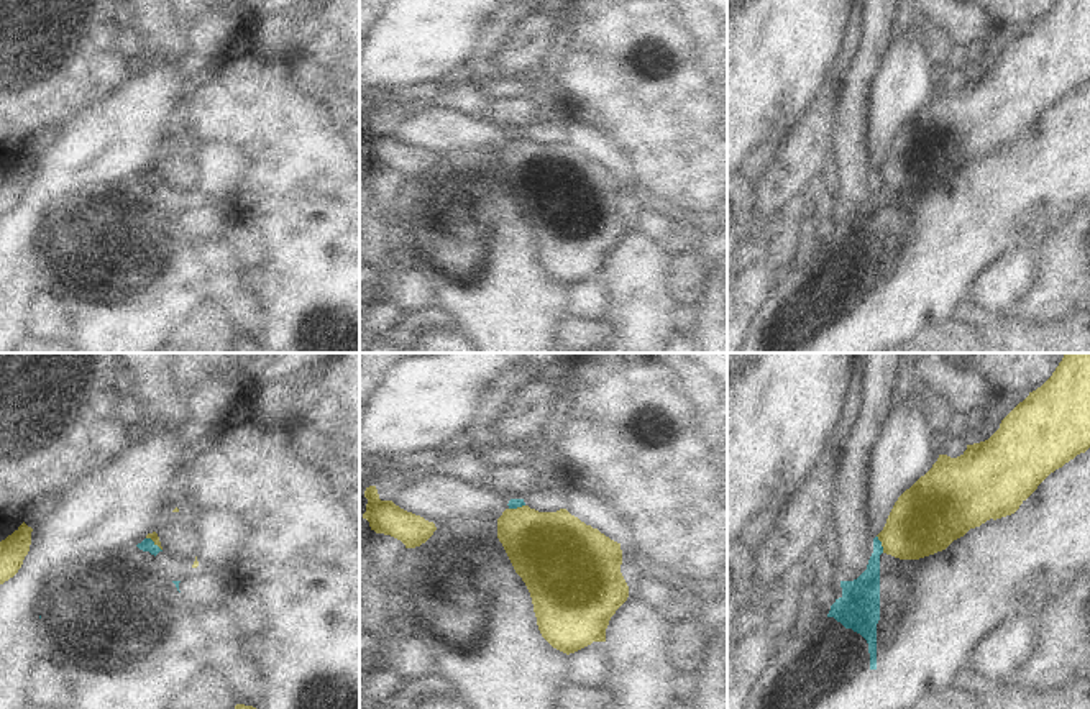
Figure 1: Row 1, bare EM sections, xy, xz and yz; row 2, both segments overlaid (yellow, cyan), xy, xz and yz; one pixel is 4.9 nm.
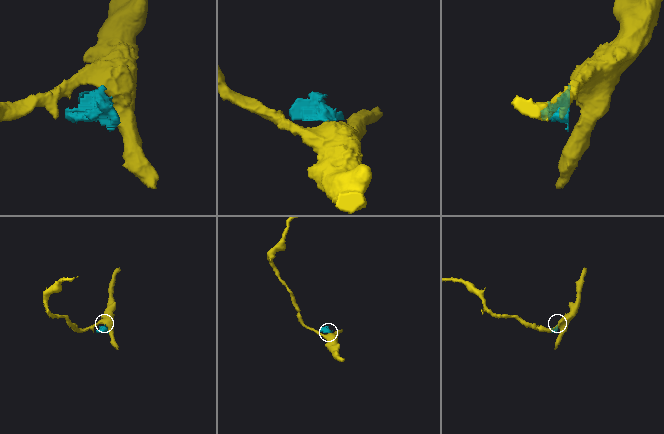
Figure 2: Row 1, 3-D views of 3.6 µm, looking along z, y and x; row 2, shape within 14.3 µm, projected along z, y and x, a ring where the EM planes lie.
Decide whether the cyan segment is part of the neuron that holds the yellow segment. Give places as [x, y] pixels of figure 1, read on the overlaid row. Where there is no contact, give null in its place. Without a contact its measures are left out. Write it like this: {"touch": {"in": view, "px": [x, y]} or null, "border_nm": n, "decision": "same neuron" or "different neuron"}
{"touch": {"in": "yz", "px": [882, 544]}, "border_nm": 90, "decision": "different neuron"}

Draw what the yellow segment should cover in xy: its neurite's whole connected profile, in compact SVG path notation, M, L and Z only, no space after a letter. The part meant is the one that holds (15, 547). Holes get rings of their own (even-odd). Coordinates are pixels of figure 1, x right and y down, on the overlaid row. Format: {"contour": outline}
{"contour": "M25 522L0 542L0 584L13 578L30 551L31 532Z"}

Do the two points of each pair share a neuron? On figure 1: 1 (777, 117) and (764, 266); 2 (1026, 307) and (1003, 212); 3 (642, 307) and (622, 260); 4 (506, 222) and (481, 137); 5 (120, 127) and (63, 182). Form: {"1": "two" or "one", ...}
{"1": "two", "2": "two", "3": "one", "4": "two", "5": "one"}

